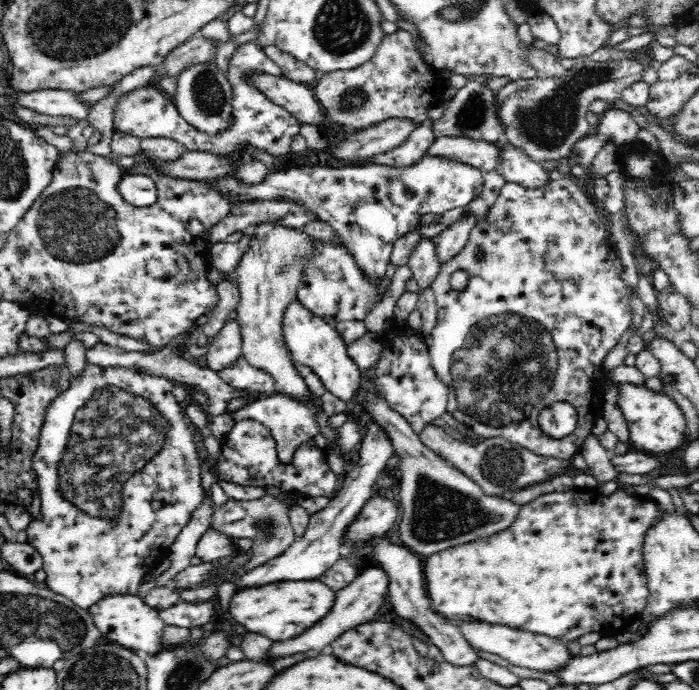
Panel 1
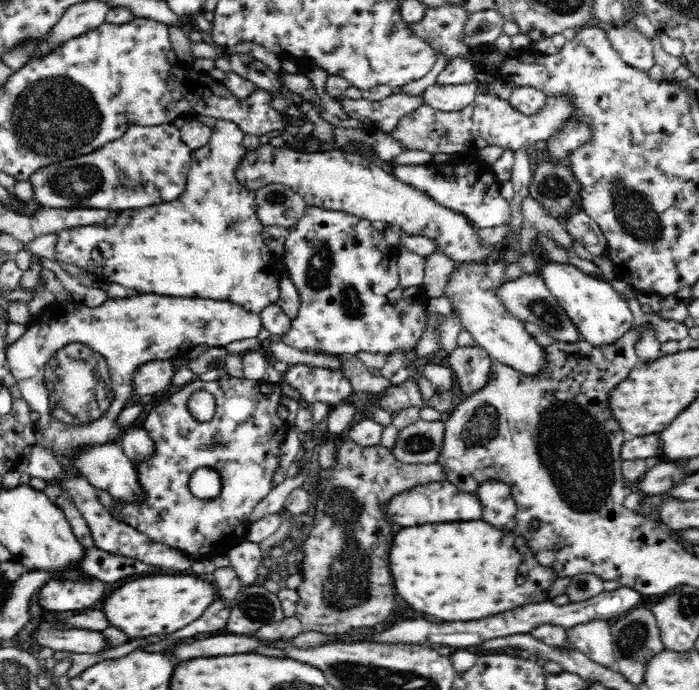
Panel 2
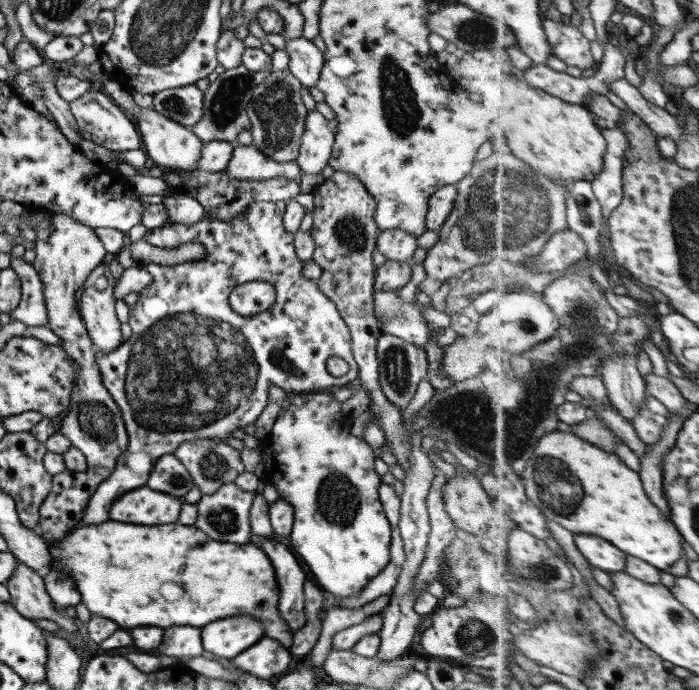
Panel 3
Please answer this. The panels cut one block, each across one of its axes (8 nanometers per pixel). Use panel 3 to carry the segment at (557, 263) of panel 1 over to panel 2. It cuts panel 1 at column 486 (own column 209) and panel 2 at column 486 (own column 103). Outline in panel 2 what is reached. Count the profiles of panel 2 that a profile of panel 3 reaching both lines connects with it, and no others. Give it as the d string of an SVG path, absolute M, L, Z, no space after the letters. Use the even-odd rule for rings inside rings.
M456 347L450 354L448 364L454 373L455 388L465 399L487 385L493 360L481 348ZM499 481L484 482L476 492L482 503L482 520L500 528L502 532L515 532L518 508L510 488Z

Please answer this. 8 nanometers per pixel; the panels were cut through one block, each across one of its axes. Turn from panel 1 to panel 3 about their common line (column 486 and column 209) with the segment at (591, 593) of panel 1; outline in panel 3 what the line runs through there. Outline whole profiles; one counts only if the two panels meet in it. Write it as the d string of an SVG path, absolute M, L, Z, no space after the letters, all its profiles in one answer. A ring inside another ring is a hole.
M104 522L104 524L98 524L98 526L82 526L77 525L73 527L74 532L69 530L64 538L61 540L55 540L55 542L48 542L49 553L53 558L51 560L52 567L60 567L61 569L68 570L82 594L82 604L92 612L92 614L98 614L98 616L104 616L124 628L136 628L136 626L160 626L160 628L168 628L168 626L196 626L196 628L202 628L214 620L222 620L222 618L228 618L228 616L244 616L246 610L248 610L248 616L254 616L254 618L260 618L263 629L266 630L264 637L273 638L289 649L293 643L293 632L285 621L285 618L280 614L278 606L280 598L280 590L278 590L278 584L276 584L276 576L274 576L274 568L268 560L268 556L256 548L256 546L250 546L250 544L230 544L230 542L214 542L212 538L208 538L202 530L196 530L196 526L184 526L180 522L176 524L166 524L166 526L134 526L134 524L124 524L124 522Z

